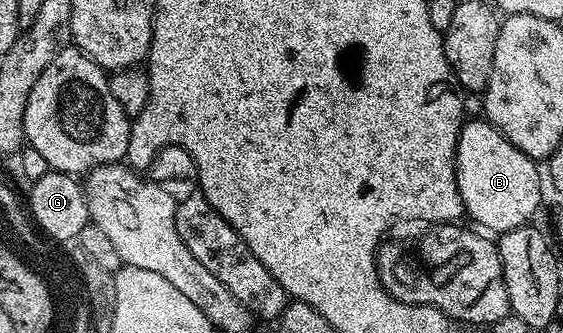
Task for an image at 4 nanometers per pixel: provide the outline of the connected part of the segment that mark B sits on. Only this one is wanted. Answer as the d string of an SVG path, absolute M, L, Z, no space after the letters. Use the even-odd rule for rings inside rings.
M469 118L462 123L461 137L457 139L457 185L468 219L471 218L475 223L490 228L494 234L526 227L541 204L541 176L537 173L537 168L538 161L511 146L511 142L507 142L501 131L488 120Z

